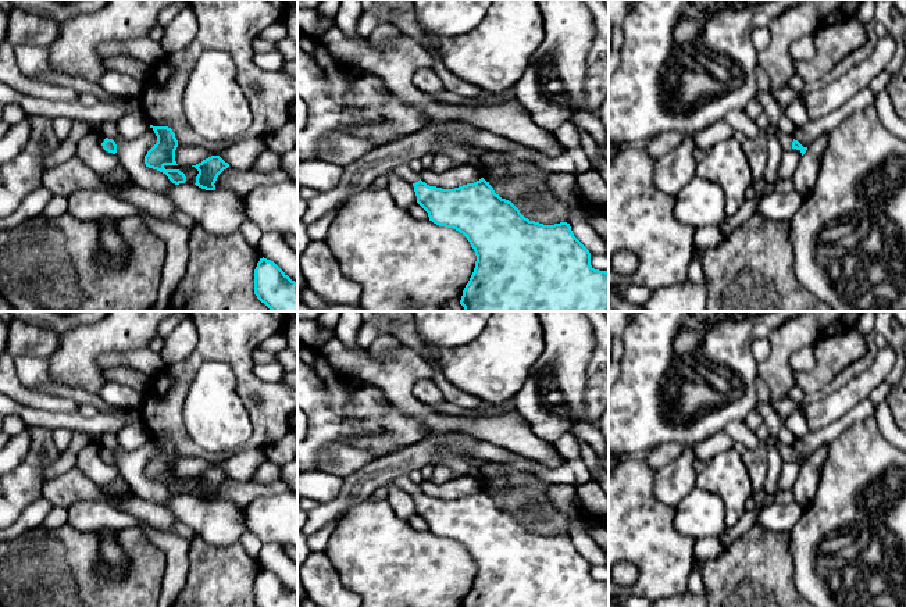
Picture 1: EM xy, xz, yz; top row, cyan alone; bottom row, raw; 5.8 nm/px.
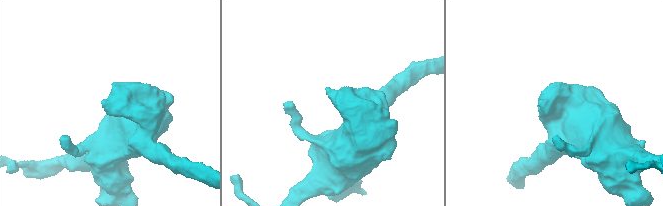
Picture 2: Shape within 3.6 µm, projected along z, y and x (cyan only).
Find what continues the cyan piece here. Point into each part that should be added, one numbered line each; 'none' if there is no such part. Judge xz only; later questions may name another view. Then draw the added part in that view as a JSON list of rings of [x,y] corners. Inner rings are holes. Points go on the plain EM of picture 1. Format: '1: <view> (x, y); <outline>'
1: xz (403, 482); [[[407,475],[396,478],[393,483],[400,489],[409,492],[410,494],[415,494],[420,492],[420,485],[413,482]]]

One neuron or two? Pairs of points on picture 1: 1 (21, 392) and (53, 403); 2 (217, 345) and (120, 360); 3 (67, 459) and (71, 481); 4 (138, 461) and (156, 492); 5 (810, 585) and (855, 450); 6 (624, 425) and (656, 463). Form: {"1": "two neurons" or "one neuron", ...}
{"1": "one neuron", "2": "two neurons", "3": "two neurons", "4": "one neuron", "5": "one neuron", "6": "two neurons"}

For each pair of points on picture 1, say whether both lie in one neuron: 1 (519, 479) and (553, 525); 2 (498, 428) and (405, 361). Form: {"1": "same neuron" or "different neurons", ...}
{"1": "same neuron", "2": "same neuron"}

